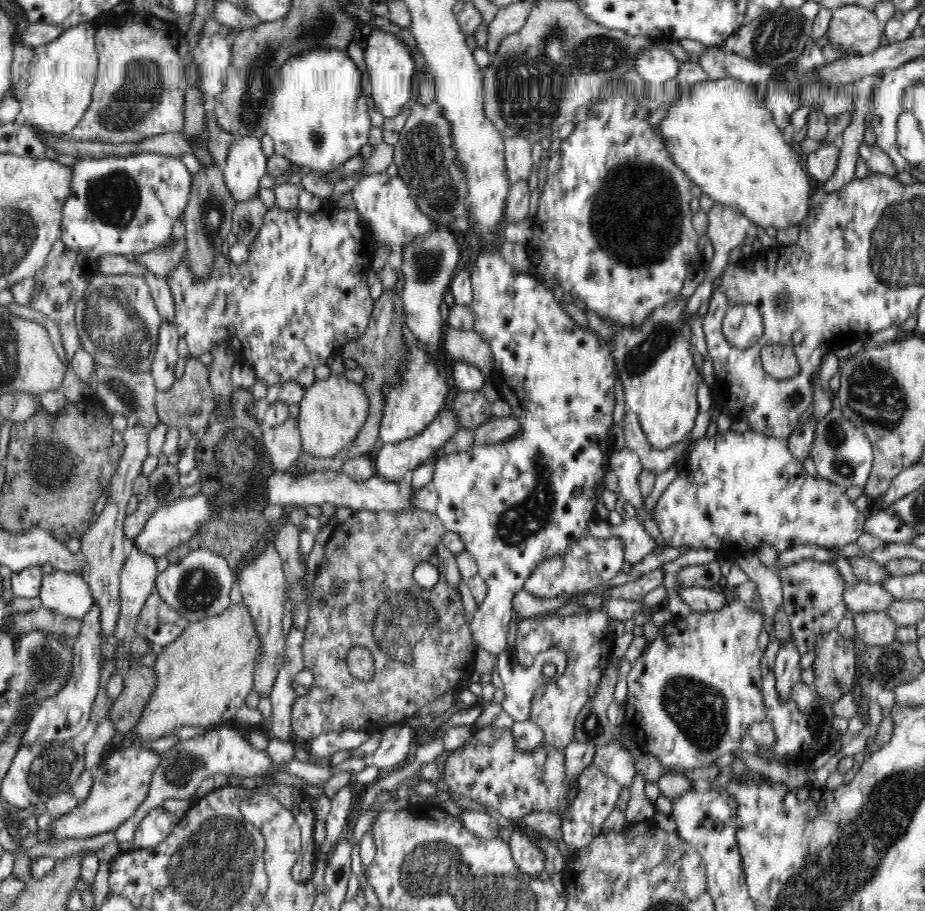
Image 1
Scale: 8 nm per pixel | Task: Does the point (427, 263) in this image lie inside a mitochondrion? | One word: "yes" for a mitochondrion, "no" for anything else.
yes

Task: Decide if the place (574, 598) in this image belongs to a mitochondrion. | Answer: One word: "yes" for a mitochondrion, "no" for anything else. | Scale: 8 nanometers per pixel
no

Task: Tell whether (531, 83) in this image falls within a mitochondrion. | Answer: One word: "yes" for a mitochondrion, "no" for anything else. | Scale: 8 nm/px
yes

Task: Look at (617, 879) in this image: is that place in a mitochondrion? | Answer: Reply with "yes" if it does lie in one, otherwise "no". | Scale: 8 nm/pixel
no

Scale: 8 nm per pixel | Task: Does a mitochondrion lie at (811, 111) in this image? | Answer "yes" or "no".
no

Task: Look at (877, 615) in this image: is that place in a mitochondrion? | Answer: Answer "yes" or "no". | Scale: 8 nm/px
no

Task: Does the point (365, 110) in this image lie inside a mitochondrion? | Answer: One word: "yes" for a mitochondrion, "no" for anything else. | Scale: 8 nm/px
no

